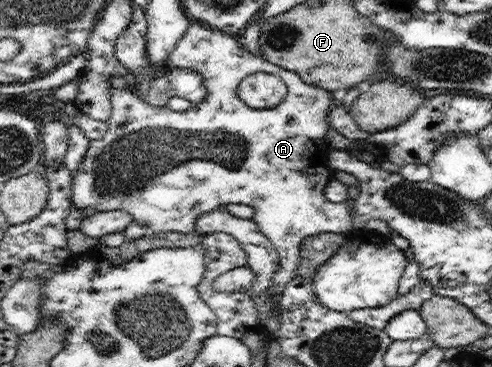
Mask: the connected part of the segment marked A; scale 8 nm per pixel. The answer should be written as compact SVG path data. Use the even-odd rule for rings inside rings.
M193 20L189 24L189 27L185 30L184 36L178 41L176 48L169 54L166 60L171 68L179 67L182 69L190 69L202 74L206 74L206 89L208 94L206 96L206 102L202 102L200 106L192 105L185 112L178 114L176 111L168 109L166 107L154 107L148 104L143 98L136 95L132 89L118 89L110 86L110 102L112 104L112 111L110 119L108 119L107 132L102 139L97 142L92 141L88 146L88 151L81 162L80 168L77 172L72 172L73 183L71 184L71 202L80 210L84 212L86 216L90 217L94 214L100 214L102 212L114 212L120 210L130 214L132 222L139 222L145 224L150 234L156 233L168 233L170 231L179 233L189 233L196 223L196 219L204 213L210 213L218 209L218 207L224 207L228 204L242 204L252 207L256 212L256 216L251 220L258 225L258 230L268 237L268 240L274 245L274 248L279 252L279 268L274 273L273 286L261 294L254 293L252 295L253 301L256 303L258 309L258 318L260 324L264 325L269 319L272 311L278 309L279 296L284 290L285 284L293 280L298 276L297 266L301 262L301 242L304 238L310 235L318 233L345 233L350 235L353 233L353 218L352 210L348 203L333 204L330 200L326 199L324 195L324 188L334 177L334 170L329 168L329 162L327 156L331 152L332 148L329 147L326 141L326 133L329 130L330 123L328 123L328 111L330 111L330 103L334 99L332 91L324 90L321 87L311 86L309 83L303 82L302 78L294 72L288 72L280 66L274 66L270 64L260 54L253 55L250 51L247 51L242 45L241 41L234 39L233 35L226 34L221 30L214 27L208 27L205 23ZM255 72L267 72L268 74L276 74L280 76L280 79L287 85L286 98L281 107L268 110L256 110L246 106L242 100L238 97L238 86L244 78L249 75L255 74Z

